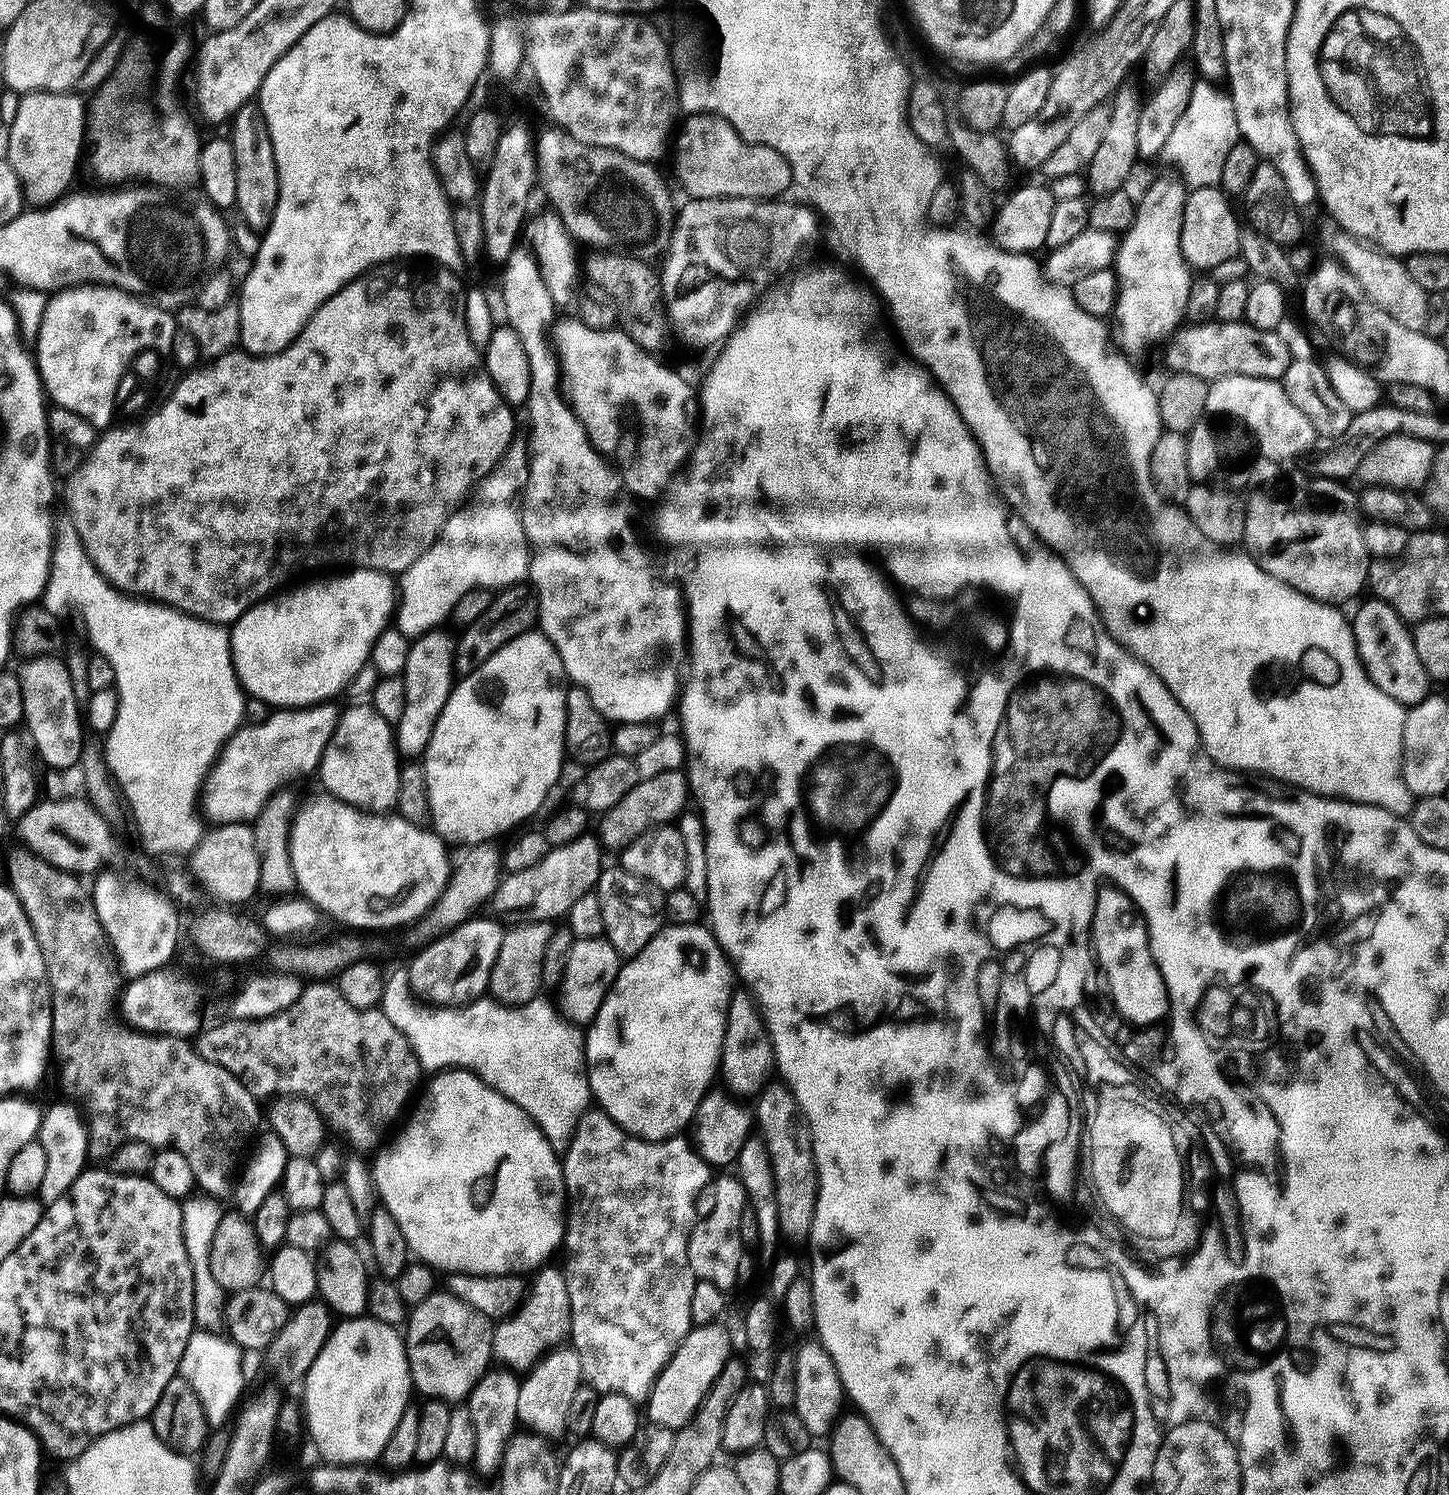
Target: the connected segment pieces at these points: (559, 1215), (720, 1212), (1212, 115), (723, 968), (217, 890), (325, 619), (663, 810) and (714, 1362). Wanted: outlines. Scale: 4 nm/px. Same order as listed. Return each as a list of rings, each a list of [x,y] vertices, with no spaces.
[[[441,1070],[435,1075],[431,1077],[432,1085],[428,1088],[428,1096],[424,1096],[420,1101],[417,1099],[415,1101],[414,1107],[411,1109],[412,1117],[409,1118],[408,1121],[405,1119],[403,1121],[404,1129],[401,1130],[400,1133],[397,1134],[396,1137],[393,1138],[392,1141],[389,1139],[387,1143],[383,1145],[375,1153],[376,1161],[371,1161],[370,1171],[372,1174],[372,1186],[375,1192],[375,1195],[378,1197],[379,1203],[382,1207],[392,1216],[394,1222],[398,1224],[400,1229],[402,1230],[402,1234],[406,1238],[406,1242],[408,1243],[409,1253],[417,1261],[423,1262],[428,1265],[429,1268],[433,1270],[439,1270],[441,1268],[444,1271],[444,1274],[451,1274],[453,1272],[465,1272],[466,1274],[478,1274],[479,1276],[510,1276],[513,1274],[525,1274],[524,1272],[528,1272],[527,1274],[535,1273],[536,1269],[545,1267],[549,1263],[548,1260],[552,1255],[557,1255],[558,1249],[561,1247],[563,1238],[564,1238],[564,1222],[566,1219],[566,1193],[564,1190],[564,1170],[562,1167],[561,1157],[558,1155],[557,1149],[552,1148],[550,1146],[550,1142],[546,1142],[546,1138],[542,1134],[542,1130],[535,1124],[535,1122],[530,1119],[526,1113],[522,1111],[518,1106],[514,1106],[514,1102],[510,1102],[506,1099],[502,1094],[498,1094],[494,1091],[494,1089],[489,1086],[485,1080],[481,1080],[479,1076],[476,1075],[475,1072],[469,1072],[467,1070]]]
[[[735,1175],[720,1176],[717,1180],[715,1177],[711,1192],[712,1209],[705,1216],[703,1213],[689,1231],[688,1257],[697,1280],[714,1282],[714,1286],[731,1290],[740,1276],[740,1251],[746,1248],[738,1234],[738,1218],[742,1218],[742,1210],[746,1206],[744,1187]]]
[[[1200,82],[1193,83],[1184,119],[1178,122],[1174,134],[1170,134],[1163,151],[1163,155],[1168,156],[1169,162],[1176,164],[1175,171],[1189,189],[1217,187],[1224,177],[1222,166],[1226,162],[1226,154],[1230,154],[1230,149],[1240,140],[1234,106],[1230,102],[1204,104],[1203,86],[1205,87]]]
[[[700,922],[695,924],[668,924],[661,928],[658,934],[654,934],[654,938],[650,938],[650,942],[646,942],[646,946],[642,946],[642,950],[638,950],[638,954],[627,957],[621,963],[616,981],[612,983],[612,988],[606,994],[598,1014],[591,1024],[587,1025],[584,1038],[584,1058],[588,1073],[588,1085],[592,1088],[595,1103],[600,1103],[597,1105],[618,1127],[629,1132],[631,1136],[636,1136],[639,1140],[669,1140],[672,1136],[681,1135],[691,1125],[702,1098],[713,1087],[712,1079],[715,1081],[718,1076],[720,1047],[724,1037],[728,1003],[734,991],[732,980],[734,984],[734,969],[728,957],[720,949],[720,944],[716,941],[715,936]]]
[[[241,822],[239,824],[217,824],[209,827],[205,831],[204,837],[198,842],[198,846],[190,853],[192,869],[190,875],[205,893],[208,892],[218,900],[222,900],[223,905],[238,906],[234,904],[244,904],[252,895],[260,892],[260,855],[258,846],[254,846],[254,834],[252,824]]]
[[[354,568],[343,574],[345,576],[332,576],[329,580],[312,580],[301,588],[289,587],[275,598],[261,600],[253,608],[247,608],[231,625],[232,665],[236,667],[240,687],[248,696],[256,696],[280,710],[307,708],[343,693],[352,676],[369,663],[378,634],[382,634],[393,619],[398,588],[387,572]]]
[[[683,771],[667,772],[658,774],[655,778],[646,778],[646,782],[638,782],[638,786],[634,786],[634,790],[630,790],[630,794],[622,798],[622,802],[610,806],[610,810],[606,810],[599,817],[598,839],[605,849],[625,848],[627,844],[634,842],[634,838],[646,834],[650,829],[671,825],[689,804],[690,789],[687,775]]]
[[[720,1322],[697,1324],[689,1330],[686,1338],[682,1338],[674,1354],[658,1374],[648,1395],[647,1419],[651,1423],[675,1430],[690,1422],[702,1398],[706,1398],[710,1386],[714,1386],[714,1378],[718,1378],[722,1366],[726,1366],[726,1362],[733,1355],[732,1340],[722,1325]]]

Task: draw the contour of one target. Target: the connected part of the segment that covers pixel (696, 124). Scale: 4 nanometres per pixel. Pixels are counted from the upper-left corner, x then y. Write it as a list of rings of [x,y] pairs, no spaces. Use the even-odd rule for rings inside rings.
[[[694,114],[688,119],[684,126],[681,128],[680,132],[677,131],[674,140],[674,149],[672,156],[674,154],[674,170],[679,182],[682,184],[683,188],[688,192],[688,196],[691,199],[697,200],[715,200],[715,199],[775,199],[785,195],[788,188],[791,189],[792,183],[792,167],[786,162],[786,158],[783,152],[774,150],[773,147],[768,147],[765,144],[750,144],[738,135],[737,131],[734,130],[732,126],[724,119],[718,116],[710,116],[707,114]]]

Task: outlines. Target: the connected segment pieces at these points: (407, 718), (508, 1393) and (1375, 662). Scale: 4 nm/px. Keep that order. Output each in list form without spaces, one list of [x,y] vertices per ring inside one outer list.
[[[433,630],[415,637],[408,650],[406,666],[402,673],[406,686],[406,707],[402,718],[398,718],[394,725],[396,751],[404,758],[423,757],[430,742],[430,734],[434,734],[438,714],[442,714],[442,706],[446,706],[446,698],[452,693],[454,683],[452,659],[456,653],[456,640],[450,633],[444,631]]]
[[[496,1367],[484,1373],[466,1401],[466,1407],[470,1410],[474,1421],[474,1468],[477,1473],[478,1471],[499,1473],[502,1454],[512,1433],[518,1428],[518,1390],[521,1377],[507,1367]]]
[[[1368,598],[1356,613],[1351,613],[1350,623],[1360,665],[1382,694],[1390,694],[1390,698],[1403,704],[1405,709],[1414,707],[1430,695],[1430,681],[1414,651],[1409,625],[1392,607],[1381,600]]]

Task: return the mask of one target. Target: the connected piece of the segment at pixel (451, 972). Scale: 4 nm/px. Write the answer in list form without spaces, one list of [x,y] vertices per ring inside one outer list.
[[[471,918],[457,925],[456,928],[449,928],[440,936],[437,935],[431,942],[423,945],[420,952],[412,960],[412,965],[407,965],[408,984],[413,993],[421,1001],[432,1006],[463,1006],[471,1004],[472,1001],[481,999],[488,992],[488,983],[494,962],[498,958],[498,950],[502,950],[502,938],[506,931],[505,925],[499,919],[478,920]]]

